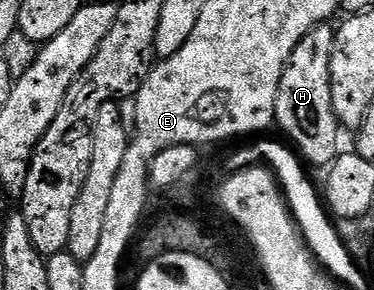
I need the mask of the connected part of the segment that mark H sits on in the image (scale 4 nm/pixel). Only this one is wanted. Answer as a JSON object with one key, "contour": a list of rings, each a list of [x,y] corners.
{"contour":[[[330,24],[314,26],[306,33],[304,40],[296,44],[292,56],[286,62],[276,96],[274,121],[277,129],[282,129],[290,137],[289,145],[311,167],[329,167],[340,153],[340,123],[332,100],[332,50],[335,33],[335,27],[330,27]]]}

